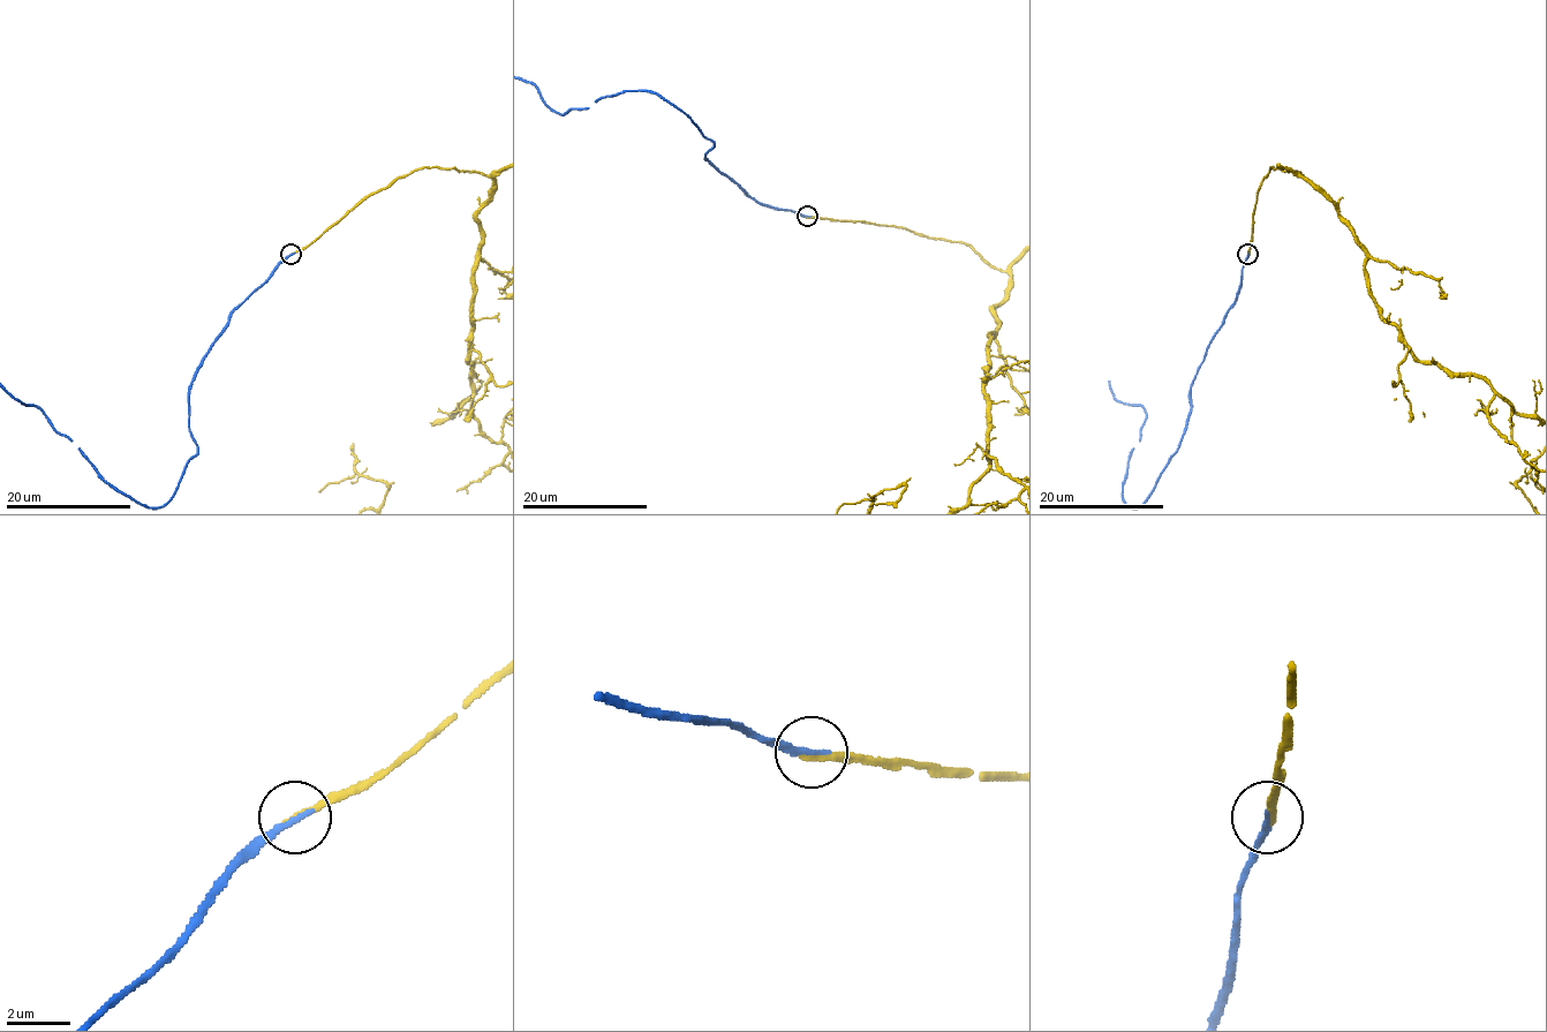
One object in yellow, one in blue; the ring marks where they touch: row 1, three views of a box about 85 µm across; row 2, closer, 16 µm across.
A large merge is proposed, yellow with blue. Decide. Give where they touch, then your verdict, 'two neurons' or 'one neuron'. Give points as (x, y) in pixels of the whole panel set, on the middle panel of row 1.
place (807, 216); one neuron

